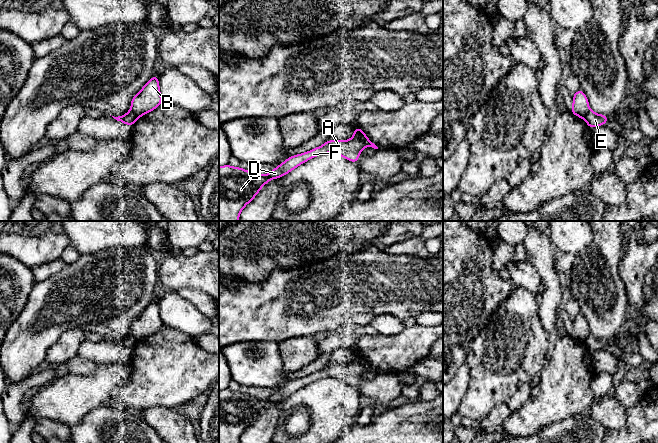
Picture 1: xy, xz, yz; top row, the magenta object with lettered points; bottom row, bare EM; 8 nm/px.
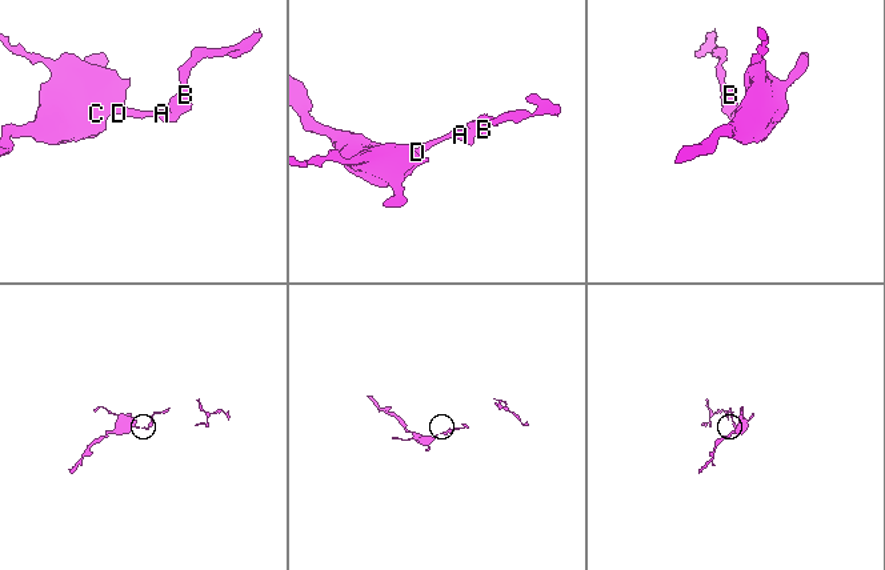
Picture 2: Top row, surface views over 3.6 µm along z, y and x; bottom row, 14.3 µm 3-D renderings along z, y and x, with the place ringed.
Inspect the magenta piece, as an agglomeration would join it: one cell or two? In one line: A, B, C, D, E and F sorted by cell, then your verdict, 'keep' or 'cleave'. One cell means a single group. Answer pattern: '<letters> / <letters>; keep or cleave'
A C D E F / B; cleave

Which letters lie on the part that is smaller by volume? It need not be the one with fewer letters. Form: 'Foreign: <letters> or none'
Foreign: B

